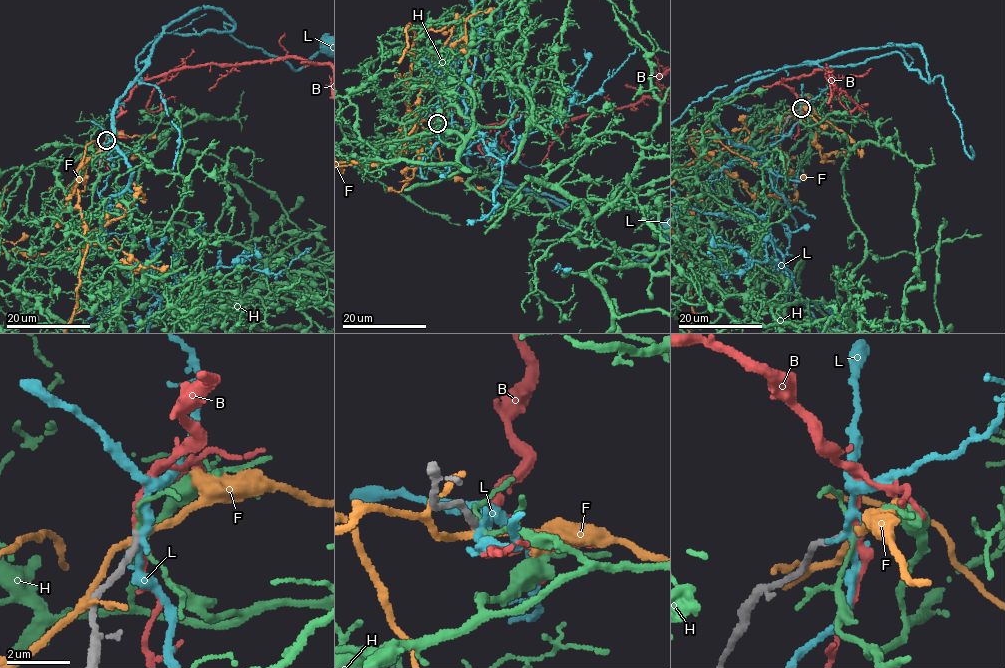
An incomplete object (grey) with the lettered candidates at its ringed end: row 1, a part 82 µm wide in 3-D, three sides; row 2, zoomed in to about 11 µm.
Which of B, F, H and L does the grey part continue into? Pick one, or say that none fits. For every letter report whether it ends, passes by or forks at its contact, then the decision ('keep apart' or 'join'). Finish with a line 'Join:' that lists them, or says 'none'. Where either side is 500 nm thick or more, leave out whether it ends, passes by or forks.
B: it passes by; join
F: it passes by; keep apart
H: it passes by; keep apart
L: it passes by; keep apart
Join: B

